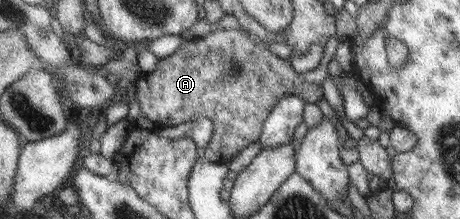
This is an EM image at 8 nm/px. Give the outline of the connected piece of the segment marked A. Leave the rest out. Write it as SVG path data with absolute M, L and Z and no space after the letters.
M214 26L205 37L185 37L176 53L159 58L157 68L139 75L134 84L142 112L159 127L174 127L202 117L210 119L214 129L203 156L221 167L250 143L259 142L263 124L281 97L298 94L310 103L317 103L320 98L324 98L321 85L303 80L290 61L255 44L241 30L218 26Z

